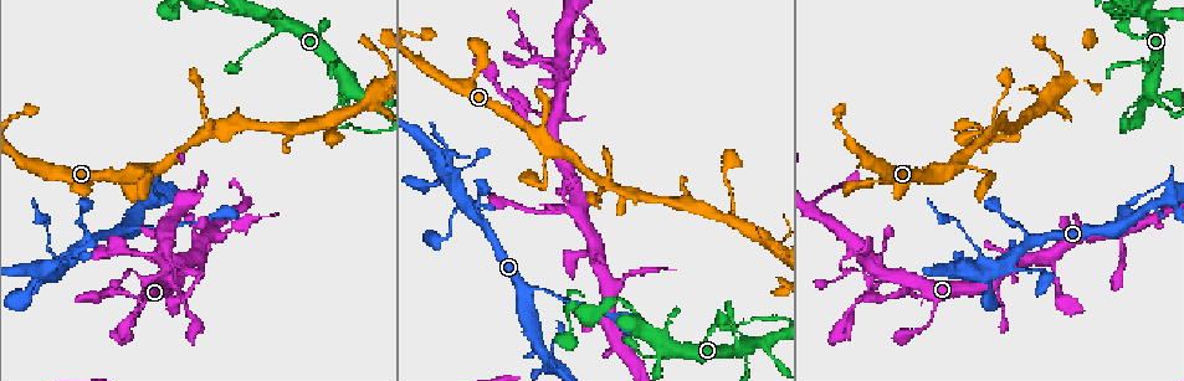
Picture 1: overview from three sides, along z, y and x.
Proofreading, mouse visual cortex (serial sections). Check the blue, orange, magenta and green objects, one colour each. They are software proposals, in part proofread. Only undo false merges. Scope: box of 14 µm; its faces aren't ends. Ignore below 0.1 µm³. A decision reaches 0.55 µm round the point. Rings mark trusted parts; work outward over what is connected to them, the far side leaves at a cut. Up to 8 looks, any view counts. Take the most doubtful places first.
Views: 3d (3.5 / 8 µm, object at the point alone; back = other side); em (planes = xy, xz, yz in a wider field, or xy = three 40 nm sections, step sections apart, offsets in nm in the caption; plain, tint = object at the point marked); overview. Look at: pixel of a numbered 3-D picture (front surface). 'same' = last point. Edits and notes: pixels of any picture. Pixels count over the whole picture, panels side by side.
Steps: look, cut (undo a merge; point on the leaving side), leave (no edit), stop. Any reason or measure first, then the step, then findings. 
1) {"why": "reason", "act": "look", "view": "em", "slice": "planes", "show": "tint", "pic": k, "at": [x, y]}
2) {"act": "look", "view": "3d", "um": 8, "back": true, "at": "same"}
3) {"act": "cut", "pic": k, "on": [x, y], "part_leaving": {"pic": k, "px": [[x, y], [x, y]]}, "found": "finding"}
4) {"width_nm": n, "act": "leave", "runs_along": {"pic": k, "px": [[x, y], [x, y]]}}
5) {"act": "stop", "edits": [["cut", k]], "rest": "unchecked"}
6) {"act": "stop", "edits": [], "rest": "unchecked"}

{"act": "look", "view": "3d", "um": 3.5, "pic": 1, "at": [539, 288]}

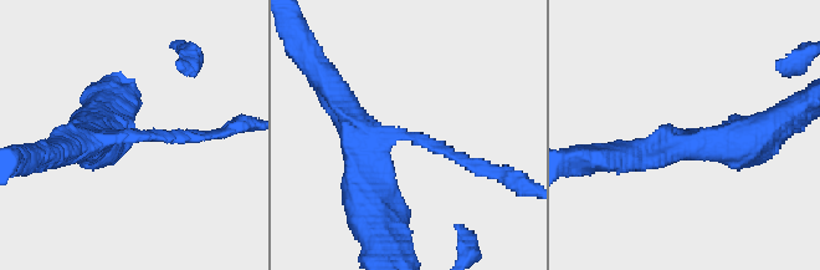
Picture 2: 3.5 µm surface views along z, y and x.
{"why": "now the EM", "act": "look", "view": "em", "slice": "xy", "step": 2, "show": "tint", "pic": 2, "at": [404, 139]}

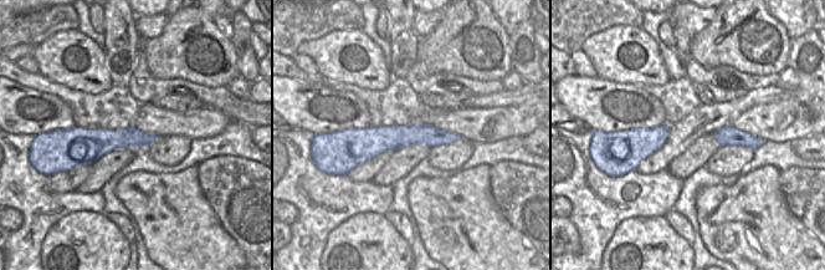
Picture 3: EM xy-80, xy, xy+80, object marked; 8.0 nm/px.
{"act": "leave", "runs_along": {"pic": 3, "px": [[455, 138], [395, 137], [347, 144]]}, "found": "all the same cell"}

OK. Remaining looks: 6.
{"why": "a narrow waist", "act": "look", "view": "3d", "um": 3.5, "pic": 1, "at": [916, 294]}

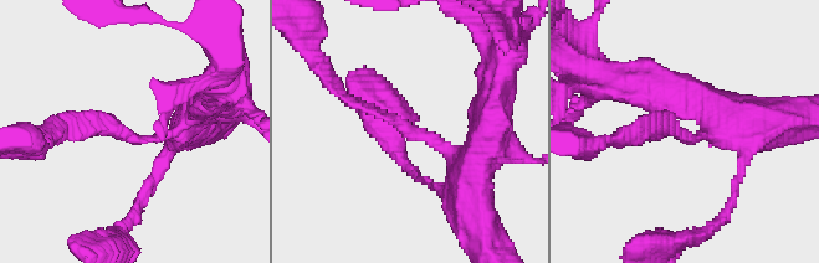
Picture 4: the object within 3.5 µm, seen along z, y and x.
{"arm_widths_nm": [150, 400], "act": "look", "view": "em", "slice": "planes", "show": "plain", "pic": 4, "at": [148, 135]}

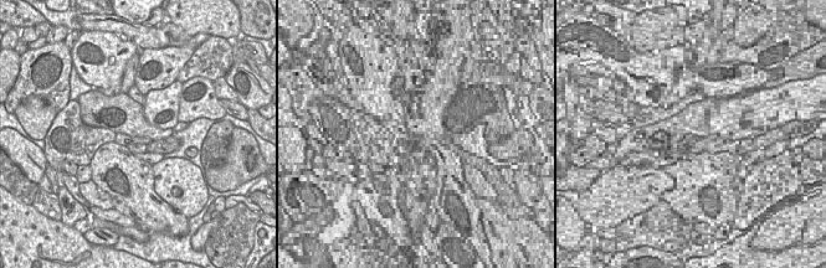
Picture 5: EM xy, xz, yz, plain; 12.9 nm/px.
{"why": "with the object marked", "act": "look", "view": "em", "slice": "planes", "show": "tint", "at": "same"}

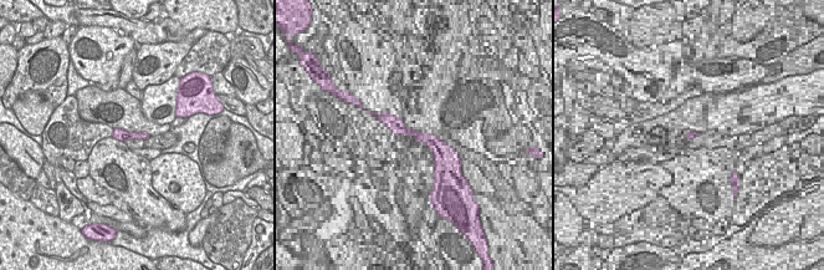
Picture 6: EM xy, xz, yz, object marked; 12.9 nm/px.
{"act": "leave", "found": "one cell here"}

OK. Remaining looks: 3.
{"act": "look", "view": "3d", "um": 3.5, "pic": 1, "at": [747, 358]}

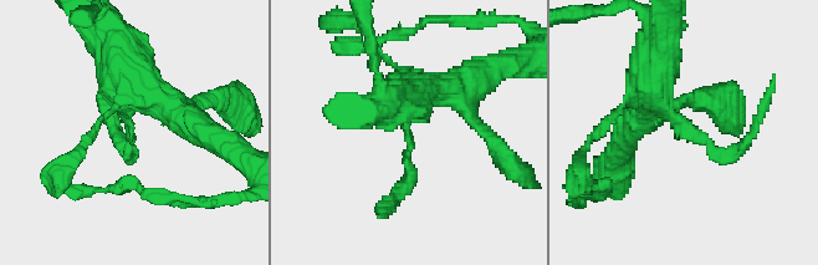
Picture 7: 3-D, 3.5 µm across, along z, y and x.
{"arm_widths_nm": [200, 500], "act": "look", "view": "em", "slice": "xy", "step": 5, "show": "tint", "pic": 7, "at": [129, 132]}

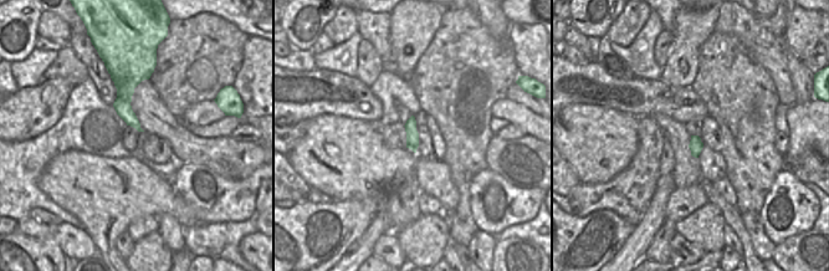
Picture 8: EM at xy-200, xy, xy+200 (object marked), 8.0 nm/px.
{"act": "leave", "found": "one cell here"}

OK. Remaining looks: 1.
{"act": "stop", "edits": [], "rest": "unchecked"}

